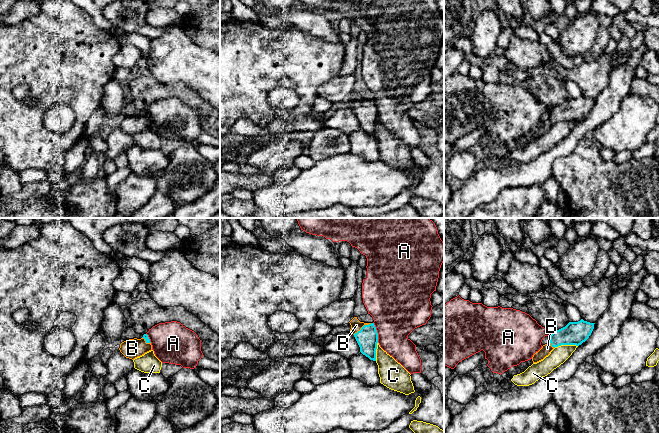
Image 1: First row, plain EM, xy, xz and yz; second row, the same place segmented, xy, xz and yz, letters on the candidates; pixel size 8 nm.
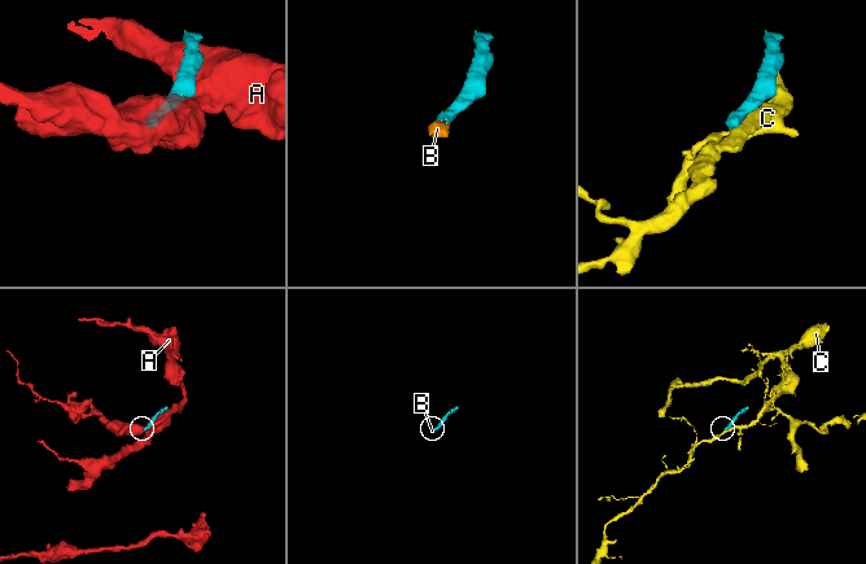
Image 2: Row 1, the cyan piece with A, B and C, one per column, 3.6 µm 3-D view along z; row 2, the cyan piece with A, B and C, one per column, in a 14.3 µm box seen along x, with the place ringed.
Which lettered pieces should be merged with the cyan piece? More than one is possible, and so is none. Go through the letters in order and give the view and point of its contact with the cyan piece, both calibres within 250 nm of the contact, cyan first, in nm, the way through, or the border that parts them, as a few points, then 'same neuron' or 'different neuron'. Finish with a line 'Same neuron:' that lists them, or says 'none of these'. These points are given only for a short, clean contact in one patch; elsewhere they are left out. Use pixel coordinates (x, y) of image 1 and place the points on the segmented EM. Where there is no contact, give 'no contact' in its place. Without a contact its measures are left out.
A: contact xz (376, 332); calibres 180 and 420 nm; different neuron
B: contact xz (362, 327); calibres 180 and 90 nm; way xz (367, 338), (362, 327), (356, 325); same neuron
C: contact yz (565, 344); calibres 190 and 140 nm; different neuron
Same neuron: B

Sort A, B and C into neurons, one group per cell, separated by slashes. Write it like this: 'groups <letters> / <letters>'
groups A / B / C

